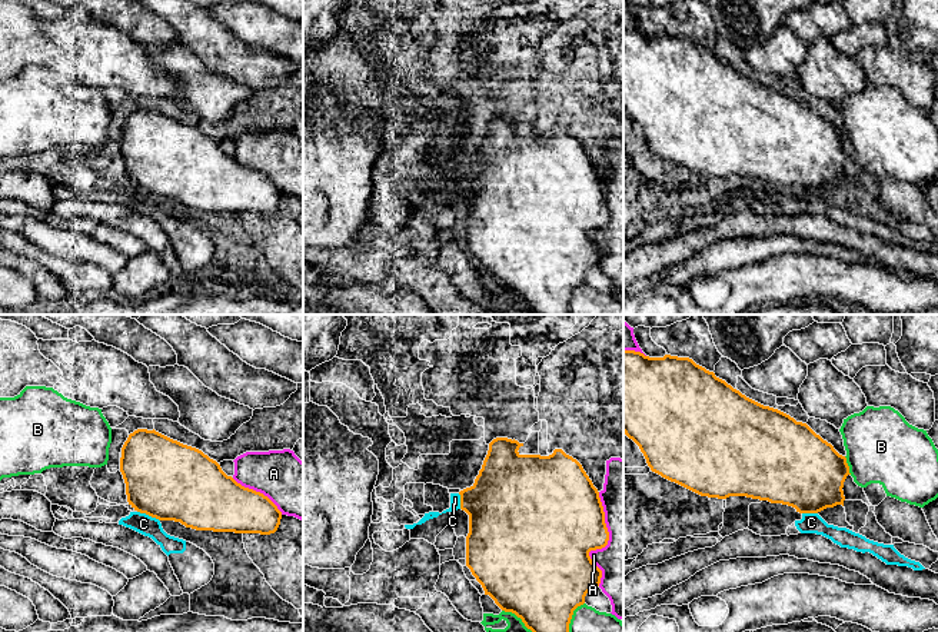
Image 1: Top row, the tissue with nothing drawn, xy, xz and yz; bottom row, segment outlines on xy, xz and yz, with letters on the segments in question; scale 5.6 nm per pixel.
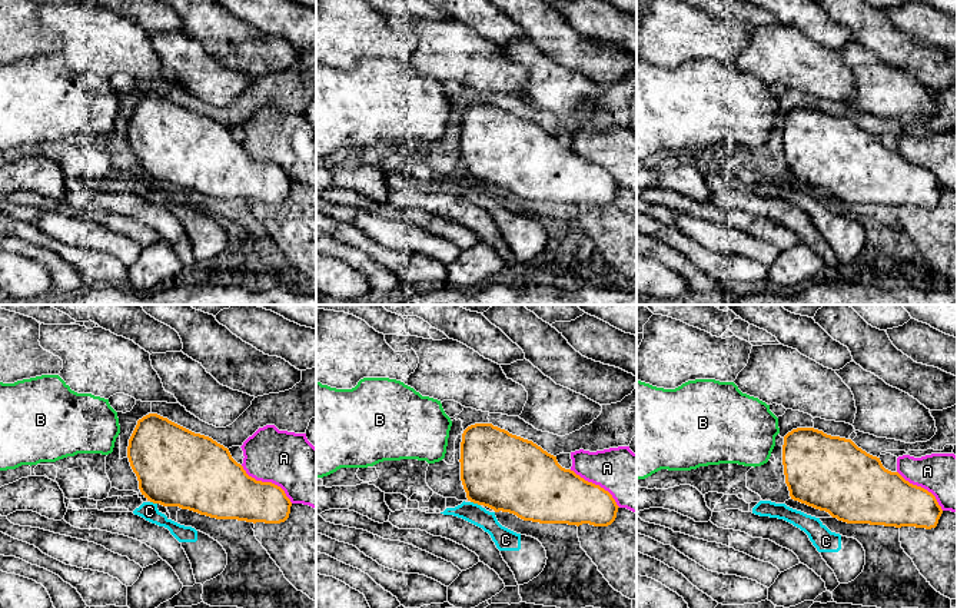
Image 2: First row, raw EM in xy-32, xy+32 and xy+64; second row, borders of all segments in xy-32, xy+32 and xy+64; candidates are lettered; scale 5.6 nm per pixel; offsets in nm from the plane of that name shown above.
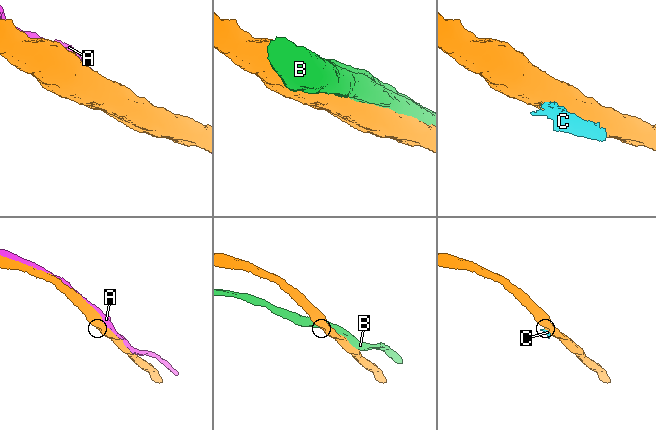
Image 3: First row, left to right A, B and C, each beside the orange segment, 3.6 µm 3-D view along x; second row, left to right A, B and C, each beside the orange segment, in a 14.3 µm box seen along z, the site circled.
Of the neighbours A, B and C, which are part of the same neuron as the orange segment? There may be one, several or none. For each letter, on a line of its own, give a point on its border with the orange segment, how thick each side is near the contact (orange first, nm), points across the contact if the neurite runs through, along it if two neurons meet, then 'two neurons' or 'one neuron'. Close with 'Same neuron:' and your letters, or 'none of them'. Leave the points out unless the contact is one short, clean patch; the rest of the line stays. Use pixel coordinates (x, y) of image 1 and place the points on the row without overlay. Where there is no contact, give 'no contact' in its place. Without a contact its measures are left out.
A: xz (606, 223) | 400/260 nm | two neurons
B: yz (847, 145) | 420/400 nm | two neurons
C: xy (149, 195) | 440/120 nm | along xy (137, 190), (159, 200) | two neurons
Same neuron: none of them

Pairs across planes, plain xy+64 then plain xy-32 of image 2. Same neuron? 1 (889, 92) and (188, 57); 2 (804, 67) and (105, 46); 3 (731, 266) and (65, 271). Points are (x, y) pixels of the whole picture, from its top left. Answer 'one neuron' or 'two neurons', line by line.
1: one neuron
2: one neuron
3: two neurons

